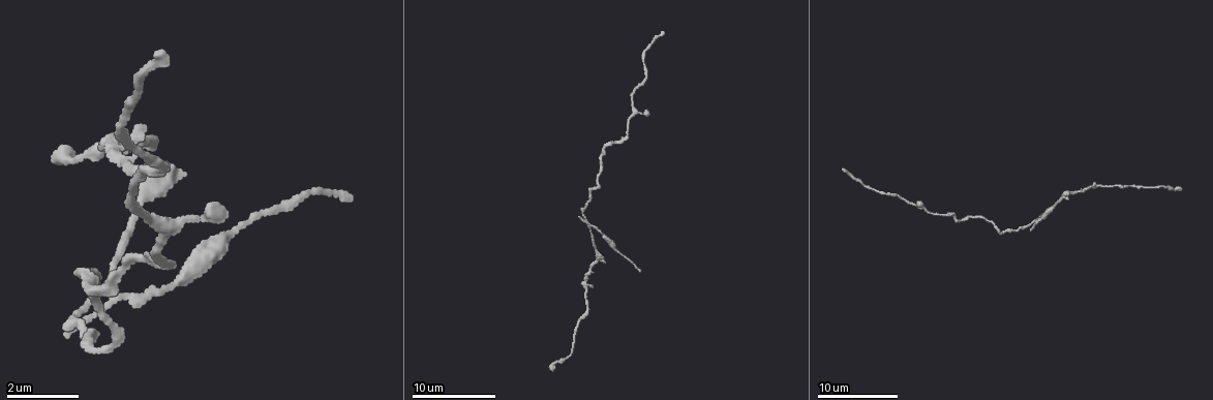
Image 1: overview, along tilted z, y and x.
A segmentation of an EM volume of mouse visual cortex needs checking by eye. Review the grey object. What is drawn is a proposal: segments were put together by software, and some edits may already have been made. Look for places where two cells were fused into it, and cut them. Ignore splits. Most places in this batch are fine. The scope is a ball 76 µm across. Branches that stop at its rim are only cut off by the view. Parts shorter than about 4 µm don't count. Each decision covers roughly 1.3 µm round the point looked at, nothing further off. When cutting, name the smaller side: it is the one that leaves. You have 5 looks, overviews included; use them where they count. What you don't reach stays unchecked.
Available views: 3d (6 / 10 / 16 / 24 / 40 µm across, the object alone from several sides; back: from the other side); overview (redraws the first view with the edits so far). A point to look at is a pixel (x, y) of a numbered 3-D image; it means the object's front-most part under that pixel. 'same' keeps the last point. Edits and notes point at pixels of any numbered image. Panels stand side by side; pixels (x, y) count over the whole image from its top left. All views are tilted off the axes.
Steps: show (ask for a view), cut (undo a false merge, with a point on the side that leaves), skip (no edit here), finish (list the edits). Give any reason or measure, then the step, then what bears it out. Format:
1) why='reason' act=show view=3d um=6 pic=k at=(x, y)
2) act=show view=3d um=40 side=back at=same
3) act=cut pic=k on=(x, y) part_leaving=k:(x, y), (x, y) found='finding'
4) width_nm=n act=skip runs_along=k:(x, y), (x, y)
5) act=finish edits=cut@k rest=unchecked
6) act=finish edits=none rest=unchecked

why='calibre changes' act=show view=3d um=10 pic=1 at=(625, 138)

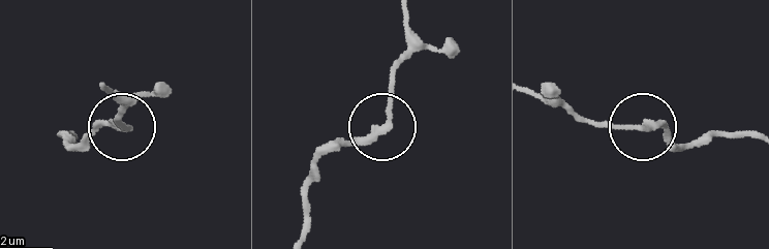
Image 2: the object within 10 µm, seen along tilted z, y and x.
why='from behind' act=show view=3d um=10 side=back pic=2 at=(645, 126)

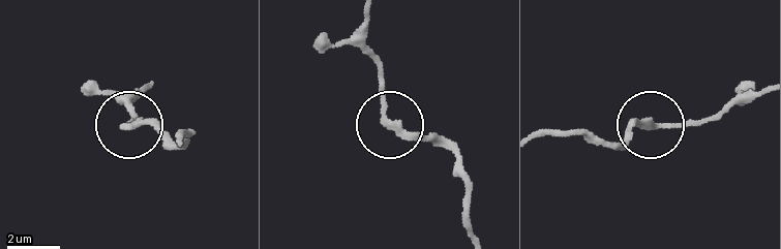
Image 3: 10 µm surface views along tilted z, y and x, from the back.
act=skip runs_along=3:(471, 235), (458, 161), (393, 127), (377, 57) found='all the same cell'

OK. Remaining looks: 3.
why='thick turns thin' act=show view=3d um=10 pic=1 at=(149, 219)

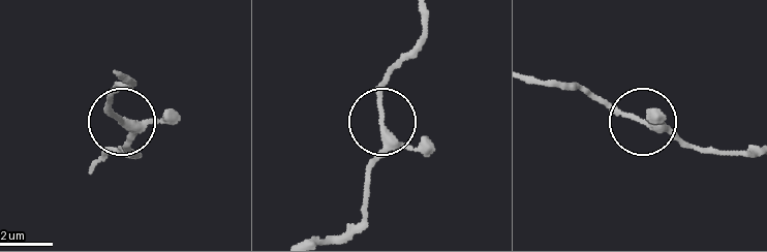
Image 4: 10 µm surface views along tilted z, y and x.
act=skip runs_along=4:(756, 151), (686, 147), (615, 116), (590, 93) found='all the same cell'

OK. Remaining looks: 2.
why='arms part here' act=show view=3d um=6 pic=1 at=(592, 225)

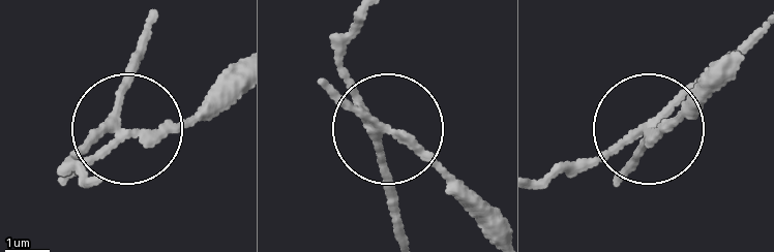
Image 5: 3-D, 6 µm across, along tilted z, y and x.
arms=3 act=cut pic=5 on=(181, 119) part_leaving=5:(124, 138), (172, 131), (229, 95) found='two cells meet here'

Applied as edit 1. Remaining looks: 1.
act=finish edits=cut@5 rest=unchecked

